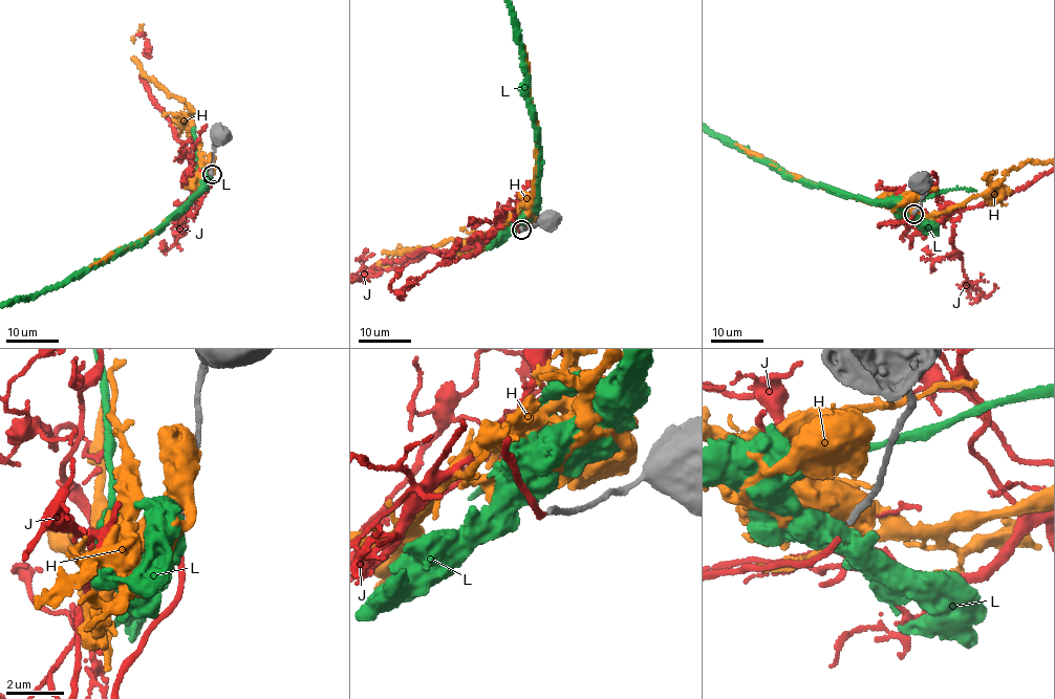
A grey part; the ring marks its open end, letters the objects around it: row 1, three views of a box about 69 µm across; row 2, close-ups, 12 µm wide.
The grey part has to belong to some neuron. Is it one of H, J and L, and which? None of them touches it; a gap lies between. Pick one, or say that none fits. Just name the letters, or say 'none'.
J

